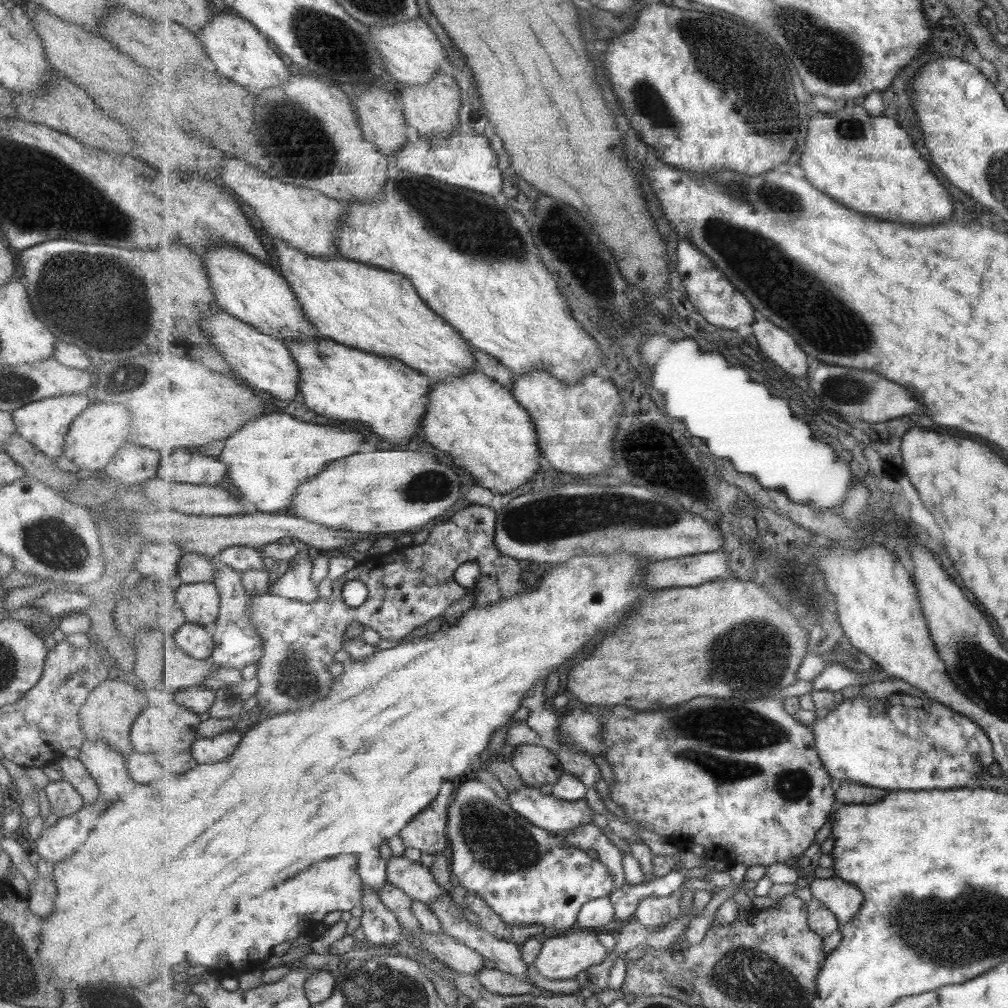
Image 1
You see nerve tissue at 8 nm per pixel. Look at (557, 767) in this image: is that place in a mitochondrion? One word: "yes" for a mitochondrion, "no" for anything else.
no

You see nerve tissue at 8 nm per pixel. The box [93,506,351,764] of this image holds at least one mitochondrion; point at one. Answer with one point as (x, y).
(294, 679)

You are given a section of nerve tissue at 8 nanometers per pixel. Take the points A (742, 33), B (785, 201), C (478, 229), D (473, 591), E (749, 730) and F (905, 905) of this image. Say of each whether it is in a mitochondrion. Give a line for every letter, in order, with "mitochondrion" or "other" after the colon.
A: other
B: mitochondrion
C: mitochondrion
D: other
E: mitochondrion
F: mitochondrion

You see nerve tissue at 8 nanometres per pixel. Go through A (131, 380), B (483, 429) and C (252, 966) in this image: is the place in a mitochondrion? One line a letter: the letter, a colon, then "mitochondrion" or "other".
A: mitochondrion
B: other
C: other

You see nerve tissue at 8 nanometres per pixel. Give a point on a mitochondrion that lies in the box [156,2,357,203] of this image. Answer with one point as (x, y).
(319, 35)

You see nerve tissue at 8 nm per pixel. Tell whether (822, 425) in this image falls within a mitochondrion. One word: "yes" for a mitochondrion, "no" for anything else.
no

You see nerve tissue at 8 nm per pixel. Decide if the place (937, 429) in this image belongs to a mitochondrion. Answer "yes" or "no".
no

